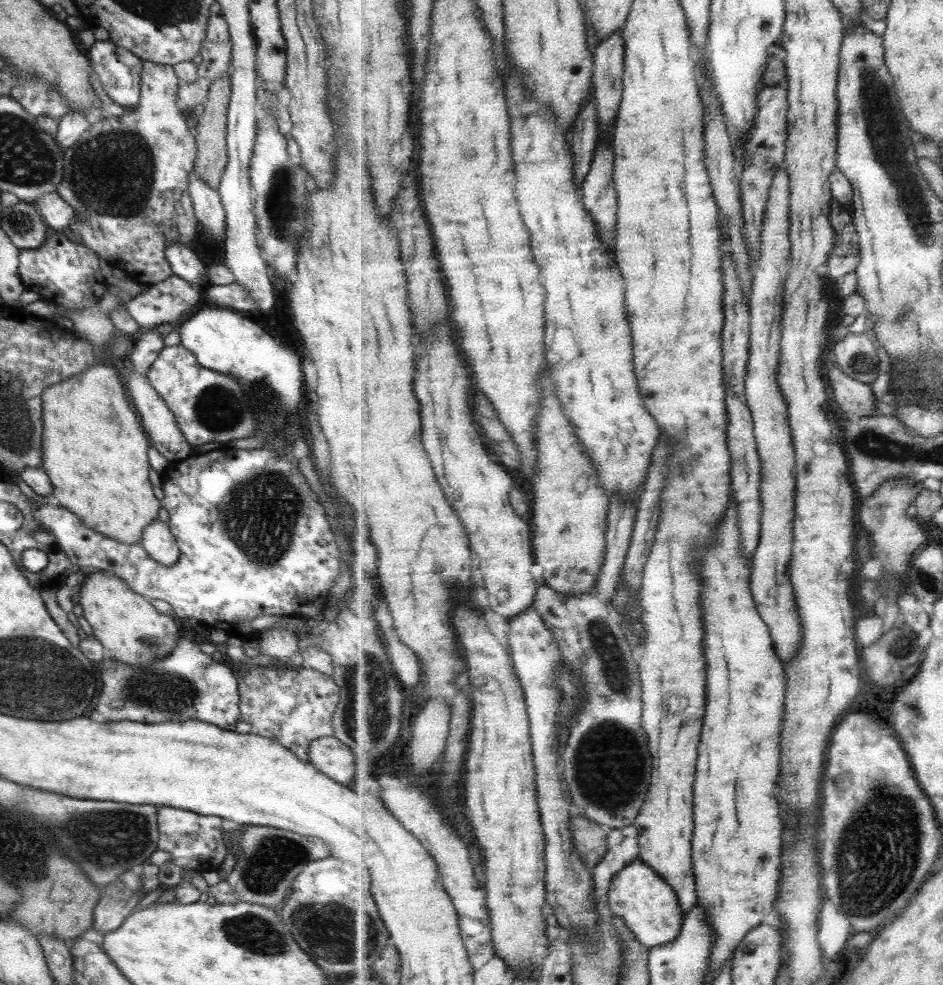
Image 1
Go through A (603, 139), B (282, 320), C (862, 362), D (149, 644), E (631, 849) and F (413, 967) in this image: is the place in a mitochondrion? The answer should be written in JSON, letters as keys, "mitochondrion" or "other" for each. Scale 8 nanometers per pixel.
{"A":"other","B":"other","C":"mitochondrion","D":"mitochondrion","E":"other","F":"other"}

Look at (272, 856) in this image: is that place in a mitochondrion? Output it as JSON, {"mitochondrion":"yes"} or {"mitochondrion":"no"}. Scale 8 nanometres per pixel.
{"mitochondrion":"yes"}

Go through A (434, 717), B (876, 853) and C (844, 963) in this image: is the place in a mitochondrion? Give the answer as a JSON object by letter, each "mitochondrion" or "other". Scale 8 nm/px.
{"A":"other","B":"mitochondrion","C":"other"}

